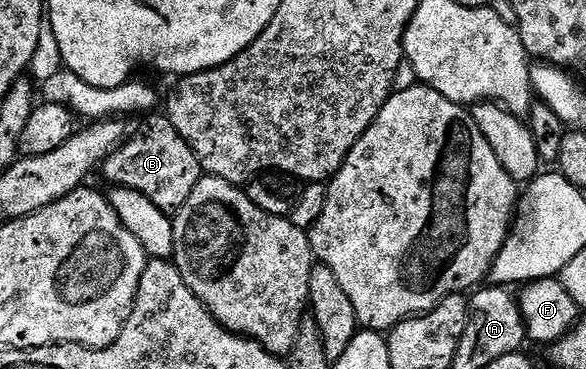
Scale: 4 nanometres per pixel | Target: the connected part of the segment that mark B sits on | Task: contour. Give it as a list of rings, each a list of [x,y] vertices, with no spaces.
[[[148,115],[144,119],[148,120],[136,132],[134,129],[118,150],[109,154],[109,158],[101,165],[101,173],[108,180],[108,185],[137,190],[162,212],[174,214],[181,206],[185,206],[185,198],[193,194],[193,186],[197,186],[204,170],[189,142],[177,134],[173,122],[166,115],[157,115]]]

